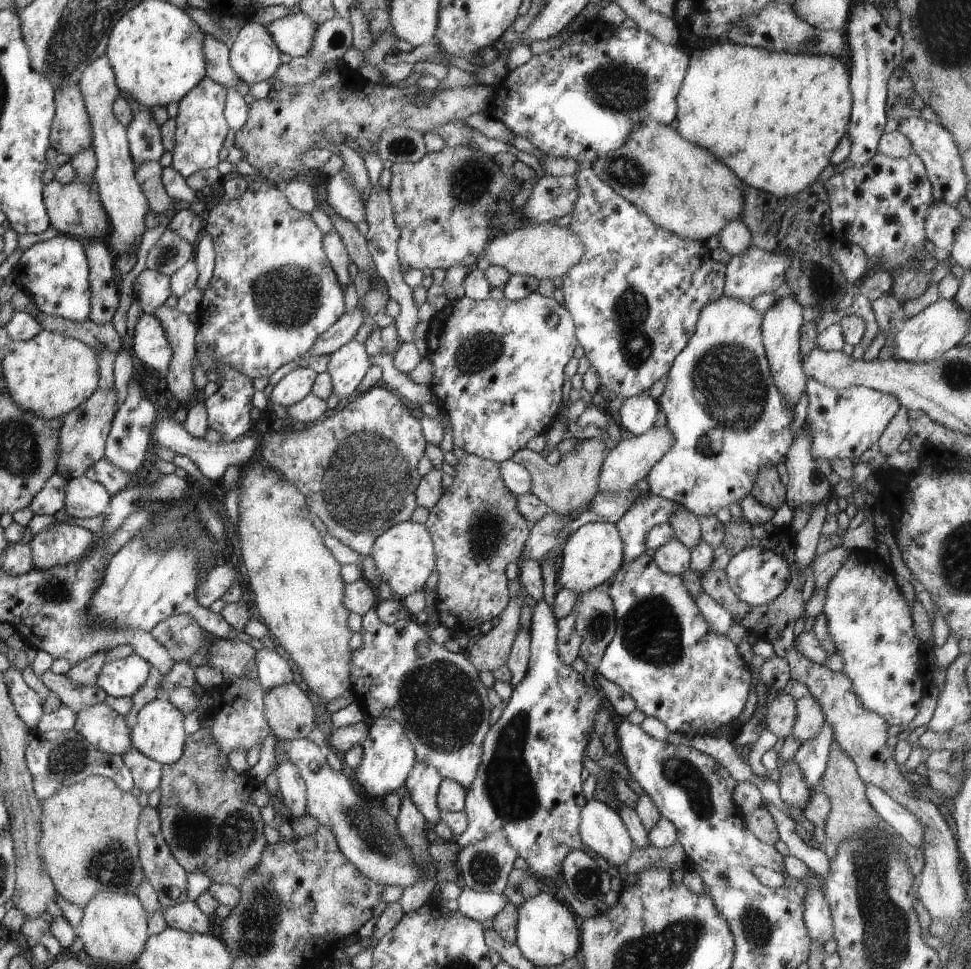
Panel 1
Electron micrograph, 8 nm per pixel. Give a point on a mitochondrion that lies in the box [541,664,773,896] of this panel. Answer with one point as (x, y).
(676, 770)

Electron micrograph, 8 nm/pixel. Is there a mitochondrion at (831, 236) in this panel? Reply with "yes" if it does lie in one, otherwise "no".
no

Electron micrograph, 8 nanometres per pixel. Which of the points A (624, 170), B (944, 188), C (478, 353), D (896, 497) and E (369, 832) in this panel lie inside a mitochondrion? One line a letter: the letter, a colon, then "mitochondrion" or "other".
A: mitochondrion
B: other
C: mitochondrion
D: other
E: mitochondrion

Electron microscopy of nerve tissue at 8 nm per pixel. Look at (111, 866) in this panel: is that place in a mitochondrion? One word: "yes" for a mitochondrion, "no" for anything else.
yes

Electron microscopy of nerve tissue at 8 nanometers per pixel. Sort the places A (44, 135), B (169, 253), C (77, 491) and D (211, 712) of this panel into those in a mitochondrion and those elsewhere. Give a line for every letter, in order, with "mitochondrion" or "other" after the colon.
A: other
B: mitochondrion
C: other
D: other

